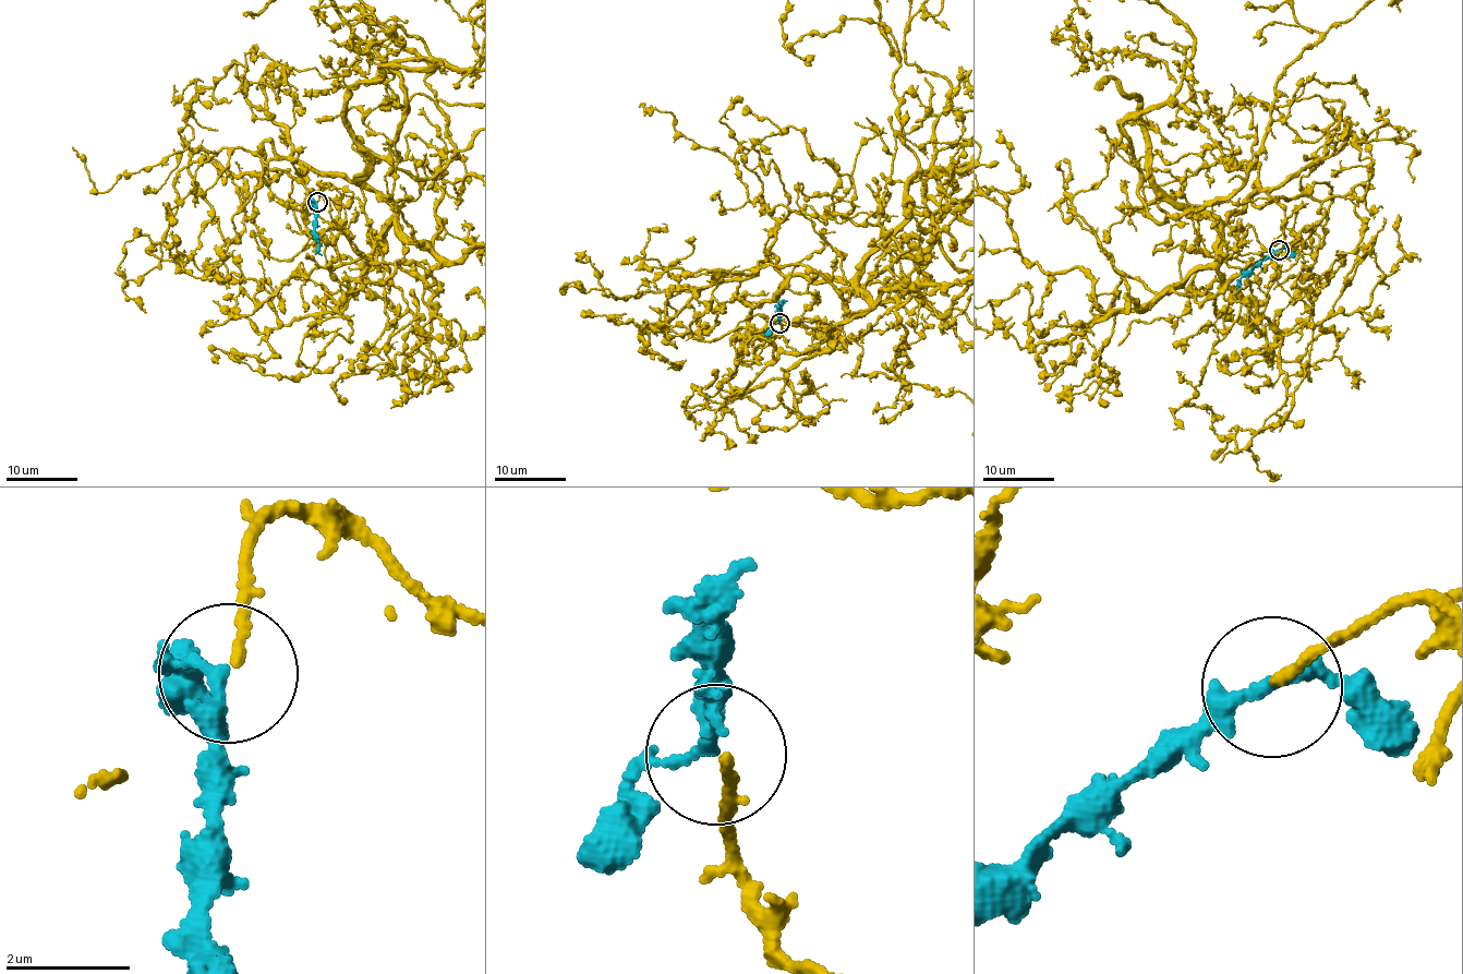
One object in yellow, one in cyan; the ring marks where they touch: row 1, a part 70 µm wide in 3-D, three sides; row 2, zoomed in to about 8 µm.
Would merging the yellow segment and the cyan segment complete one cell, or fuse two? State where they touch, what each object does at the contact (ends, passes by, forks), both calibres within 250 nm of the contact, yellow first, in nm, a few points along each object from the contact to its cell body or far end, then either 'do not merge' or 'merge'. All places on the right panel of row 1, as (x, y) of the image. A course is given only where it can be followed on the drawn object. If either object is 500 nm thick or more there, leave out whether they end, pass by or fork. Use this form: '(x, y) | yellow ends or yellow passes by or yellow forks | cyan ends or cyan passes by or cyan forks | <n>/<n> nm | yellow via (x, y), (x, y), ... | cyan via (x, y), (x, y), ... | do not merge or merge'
(1279, 250) | yellow ends | cyan passes by | 150/180 nm | cyan via (1279, 249), (1241, 278), (1237, 289) | merge

